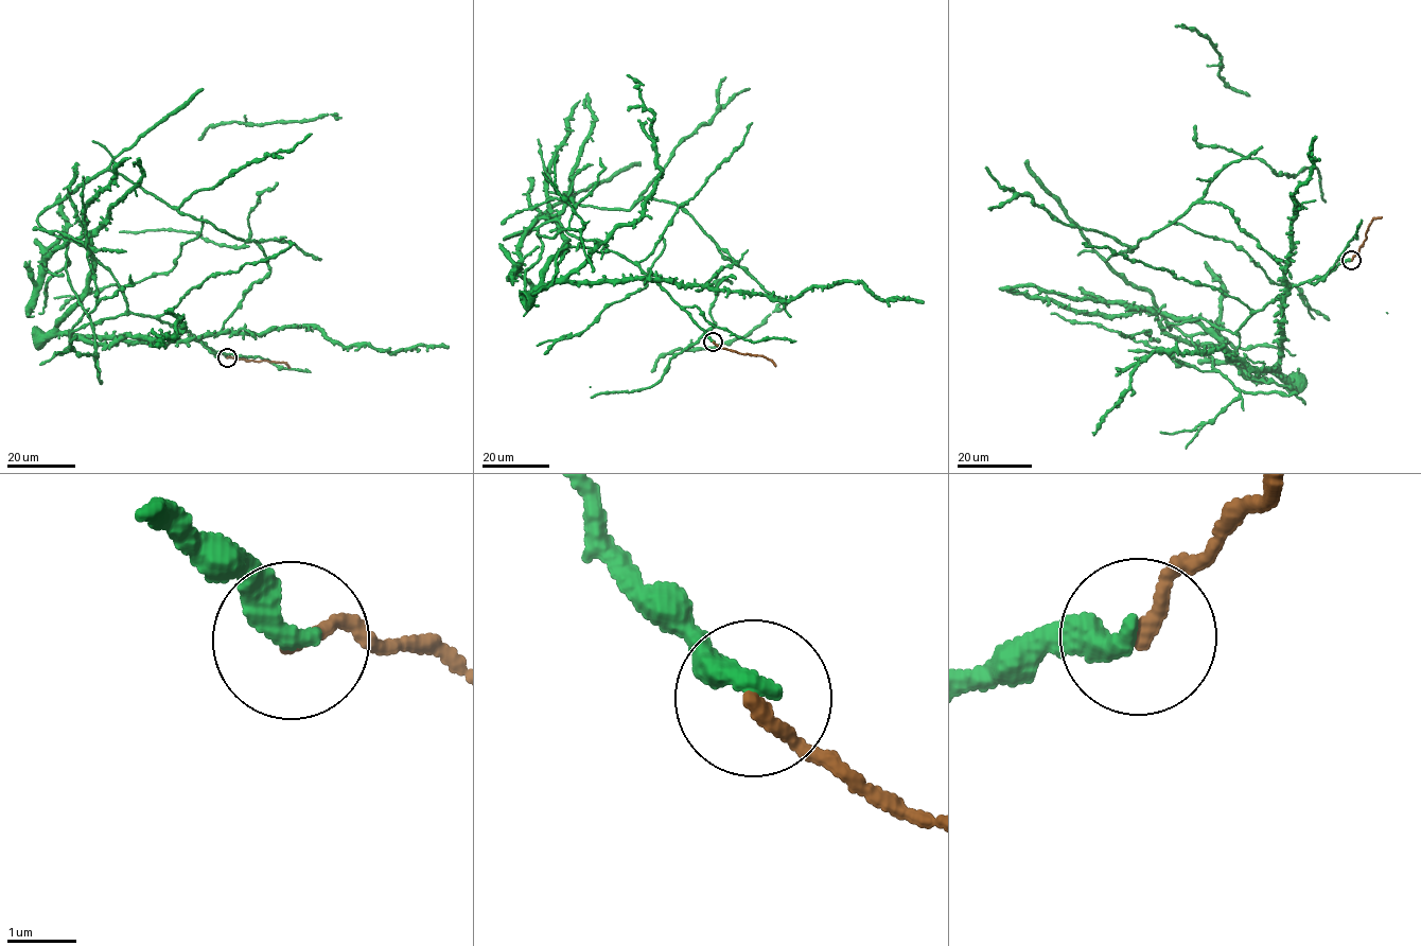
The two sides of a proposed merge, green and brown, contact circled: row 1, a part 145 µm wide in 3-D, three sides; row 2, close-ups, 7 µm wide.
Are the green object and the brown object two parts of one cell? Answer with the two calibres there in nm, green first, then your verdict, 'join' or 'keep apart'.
400/200 nm | join

